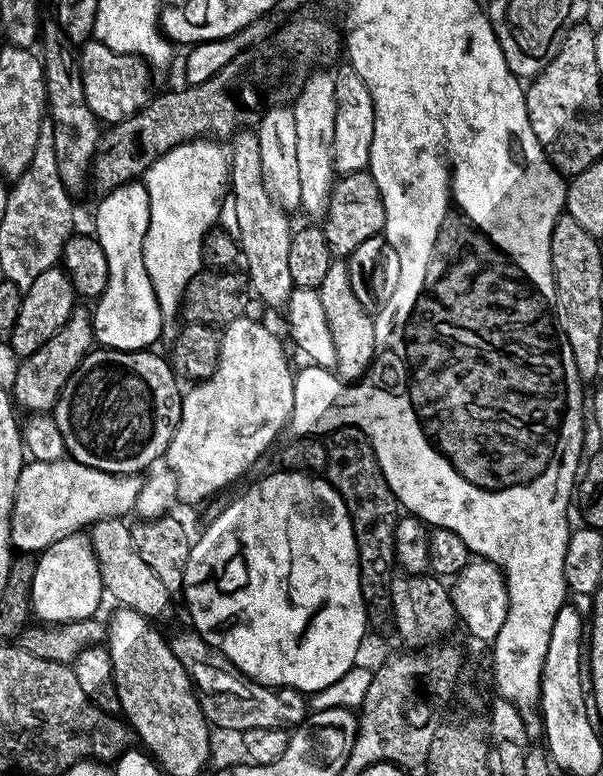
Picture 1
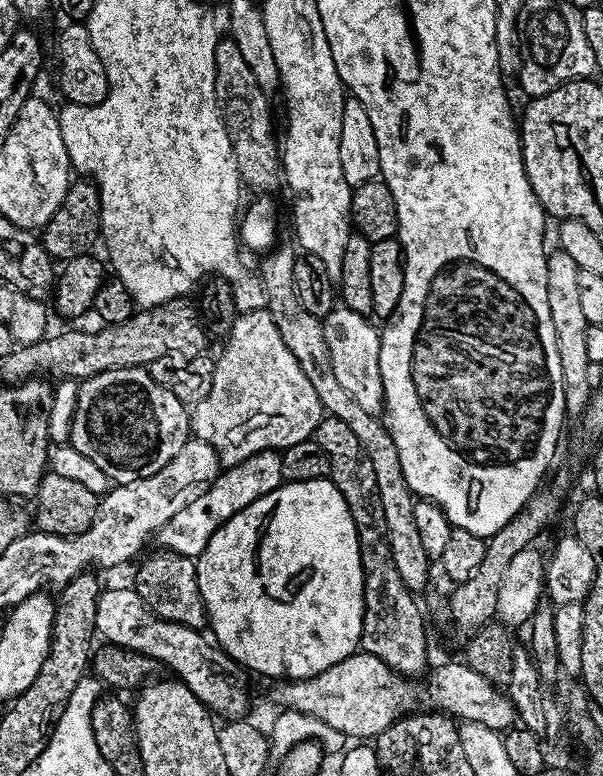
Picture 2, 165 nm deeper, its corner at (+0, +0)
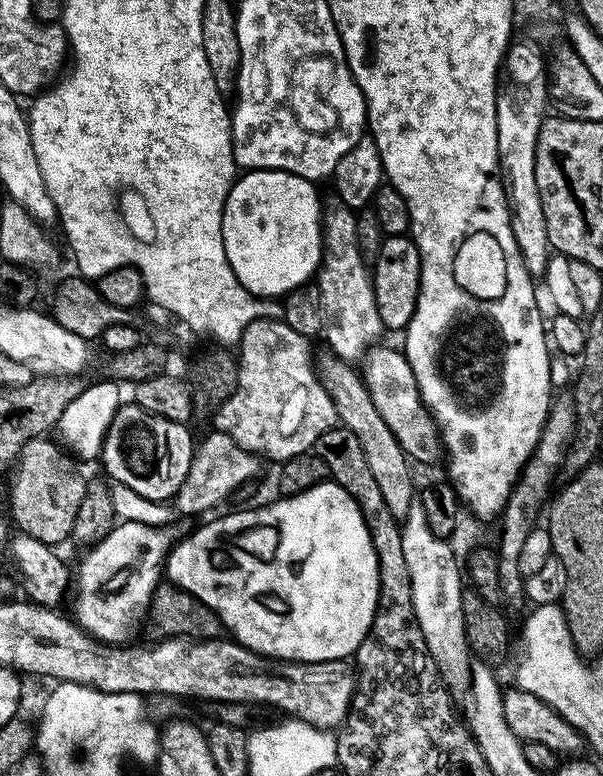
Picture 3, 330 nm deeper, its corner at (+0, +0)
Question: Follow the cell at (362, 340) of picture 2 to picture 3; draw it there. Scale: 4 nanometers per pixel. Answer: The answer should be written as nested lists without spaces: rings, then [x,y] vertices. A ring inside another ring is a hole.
[[[373,347],[362,364],[364,385],[366,390],[370,390],[370,398],[374,398],[374,406],[378,406],[378,414],[382,414],[382,419],[386,421],[386,426],[390,426],[394,438],[398,438],[398,446],[402,446],[409,461],[417,465],[436,464],[439,460],[441,463],[440,429],[422,402],[418,382],[414,382],[414,370],[410,370],[410,362],[399,347],[380,347]]]

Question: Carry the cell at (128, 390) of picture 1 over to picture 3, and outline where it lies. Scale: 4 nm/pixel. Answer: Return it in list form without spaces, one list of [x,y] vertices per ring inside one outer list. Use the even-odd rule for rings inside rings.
[[[135,402],[121,403],[110,422],[108,433],[105,434],[102,453],[104,468],[113,476],[111,479],[115,483],[130,486],[130,490],[134,490],[134,494],[142,494],[142,498],[171,501],[182,486],[182,482],[186,482],[186,474],[190,474],[194,439],[192,440],[188,430],[190,430],[188,424],[170,422],[166,418],[150,414],[142,410]]]

